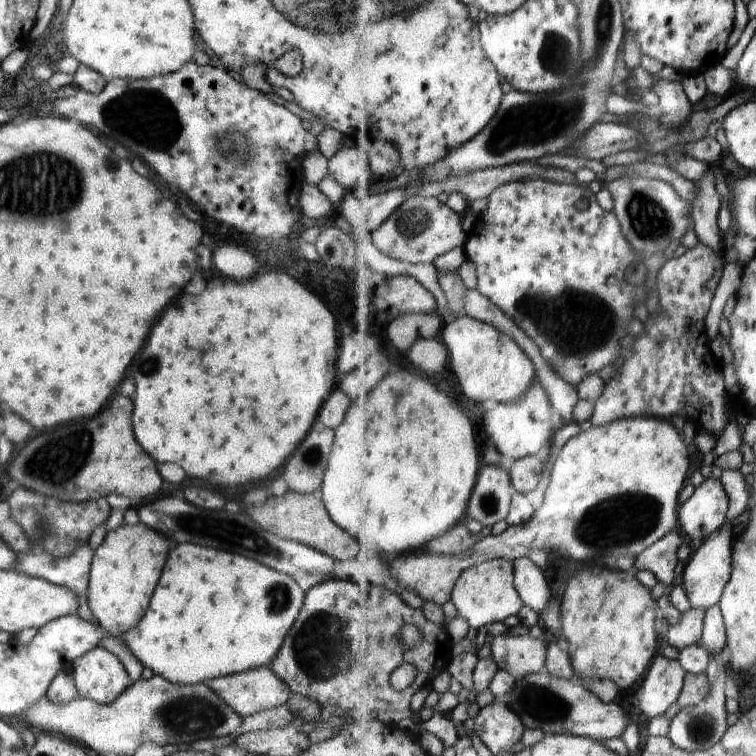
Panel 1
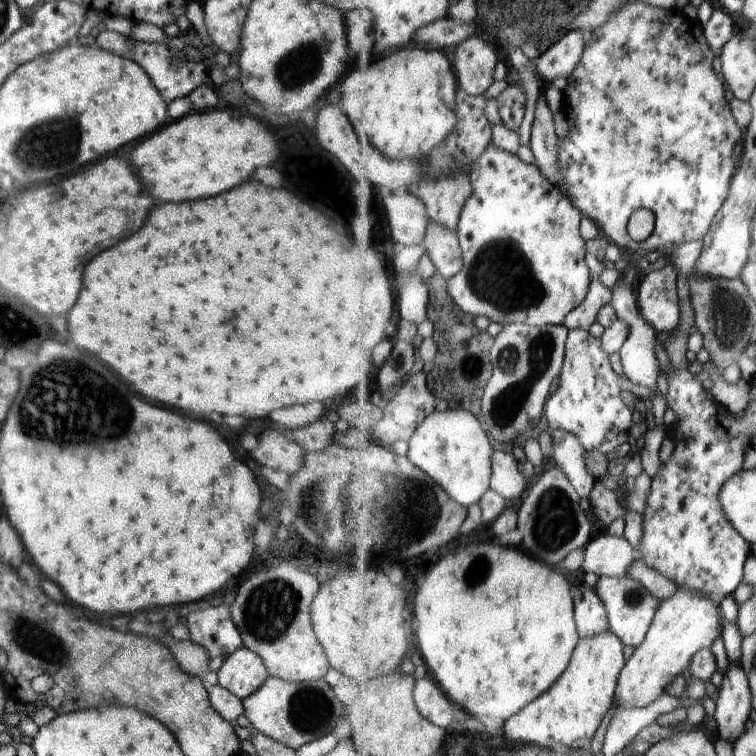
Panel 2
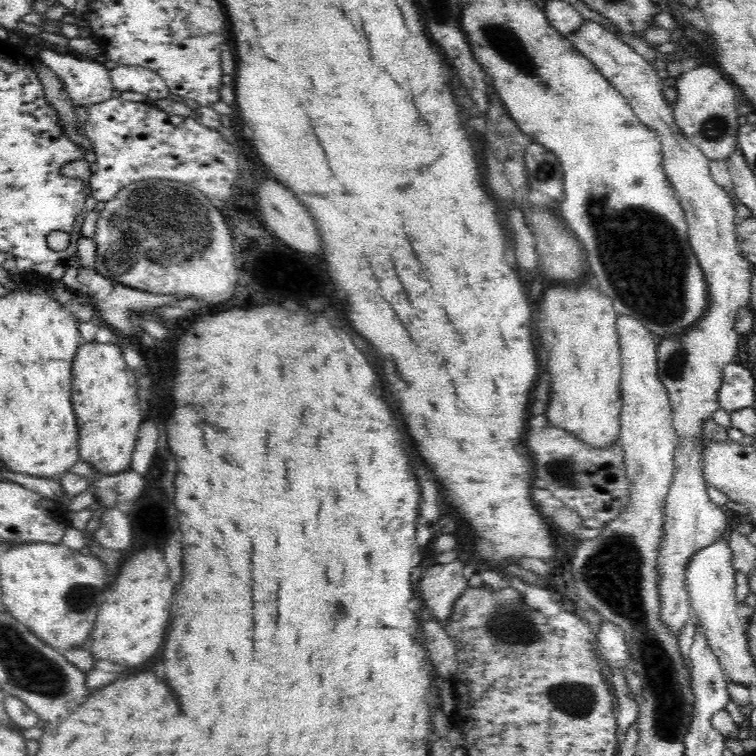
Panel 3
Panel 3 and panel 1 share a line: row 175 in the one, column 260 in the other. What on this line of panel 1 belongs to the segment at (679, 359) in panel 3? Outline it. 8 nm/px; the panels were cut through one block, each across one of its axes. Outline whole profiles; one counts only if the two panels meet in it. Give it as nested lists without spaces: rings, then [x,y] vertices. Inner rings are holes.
[[[260,666],[260,668],[254,668],[254,670],[240,672],[240,674],[229,674],[228,676],[220,676],[220,678],[212,678],[212,680],[206,680],[205,684],[214,691],[214,694],[226,706],[232,708],[232,712],[236,712],[242,718],[252,716],[252,714],[262,710],[286,705],[291,692],[286,683],[280,680],[269,666]]]

